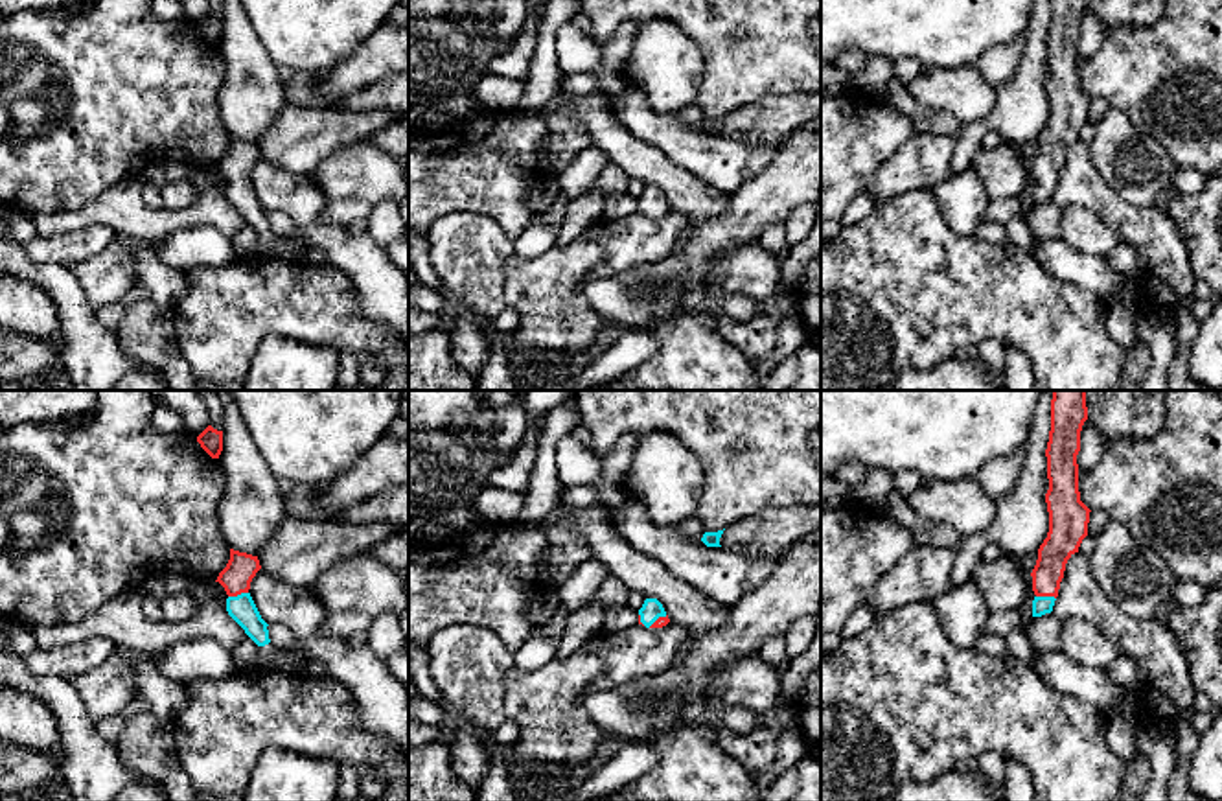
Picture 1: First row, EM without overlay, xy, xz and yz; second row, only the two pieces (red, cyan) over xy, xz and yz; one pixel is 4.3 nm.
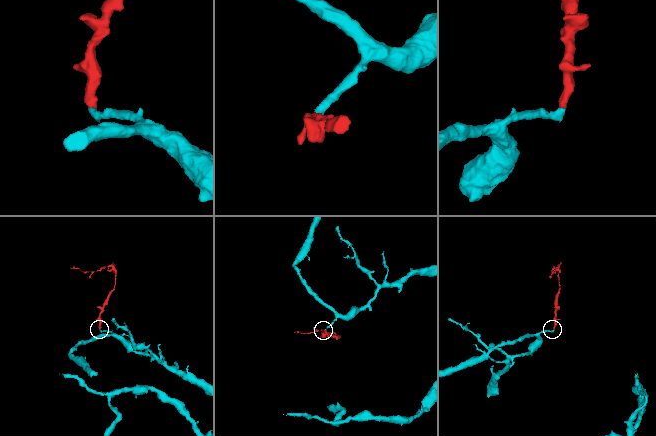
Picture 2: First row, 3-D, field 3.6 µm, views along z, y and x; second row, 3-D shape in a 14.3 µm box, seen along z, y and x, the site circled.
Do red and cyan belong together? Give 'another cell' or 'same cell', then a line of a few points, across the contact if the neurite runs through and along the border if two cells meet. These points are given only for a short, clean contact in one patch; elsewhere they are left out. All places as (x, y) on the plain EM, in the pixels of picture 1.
same cell; line xy (242, 155), (238, 161), (238, 181), (242, 196)

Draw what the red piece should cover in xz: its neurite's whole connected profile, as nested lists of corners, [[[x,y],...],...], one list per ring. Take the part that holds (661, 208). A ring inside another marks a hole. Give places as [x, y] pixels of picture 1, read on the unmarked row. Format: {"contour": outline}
{"contour": [[[646,186],[639,197],[639,212],[646,215],[663,215],[670,210],[663,192],[657,186]]]}

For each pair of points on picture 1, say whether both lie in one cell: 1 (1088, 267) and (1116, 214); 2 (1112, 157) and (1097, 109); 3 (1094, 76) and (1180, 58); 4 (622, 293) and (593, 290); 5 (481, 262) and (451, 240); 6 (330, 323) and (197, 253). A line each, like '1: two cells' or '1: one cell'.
1: two cells
2: two cells
3: one cell
4: one cell
5: one cell
6: two cells

